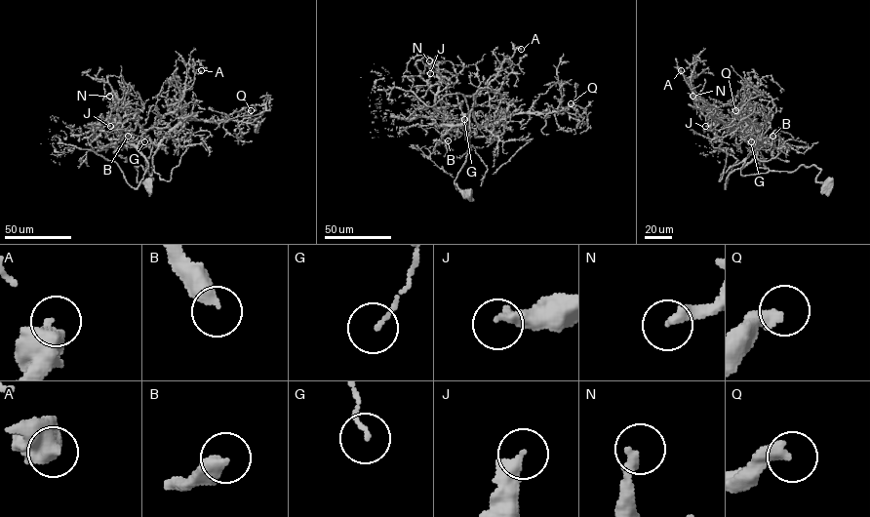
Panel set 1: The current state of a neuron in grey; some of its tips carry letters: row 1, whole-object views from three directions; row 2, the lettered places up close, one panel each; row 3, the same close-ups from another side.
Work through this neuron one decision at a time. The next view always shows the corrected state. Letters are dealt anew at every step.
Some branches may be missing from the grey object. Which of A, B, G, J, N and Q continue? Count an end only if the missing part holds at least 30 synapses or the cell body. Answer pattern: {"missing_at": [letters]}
{"missing_at": ["N", "Q"]}

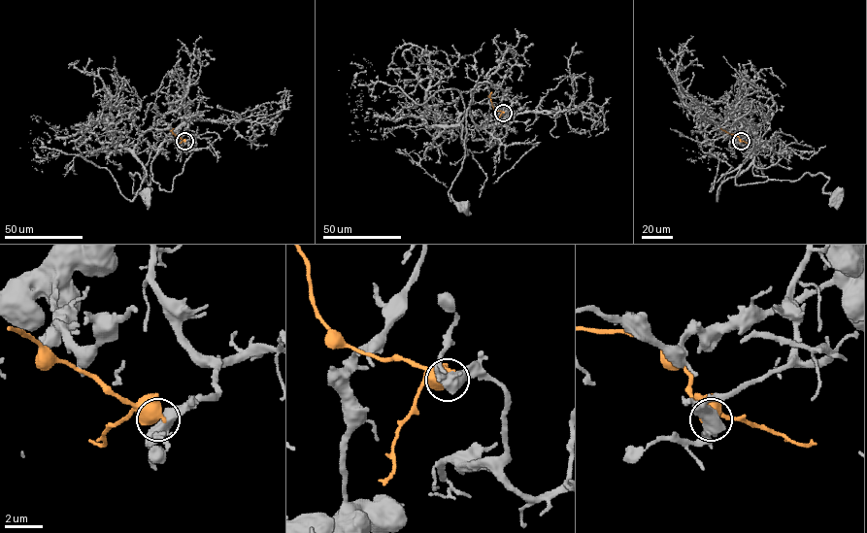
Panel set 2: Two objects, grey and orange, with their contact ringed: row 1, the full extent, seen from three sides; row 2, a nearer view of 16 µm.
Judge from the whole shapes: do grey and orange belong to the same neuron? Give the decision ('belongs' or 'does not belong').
does not belong

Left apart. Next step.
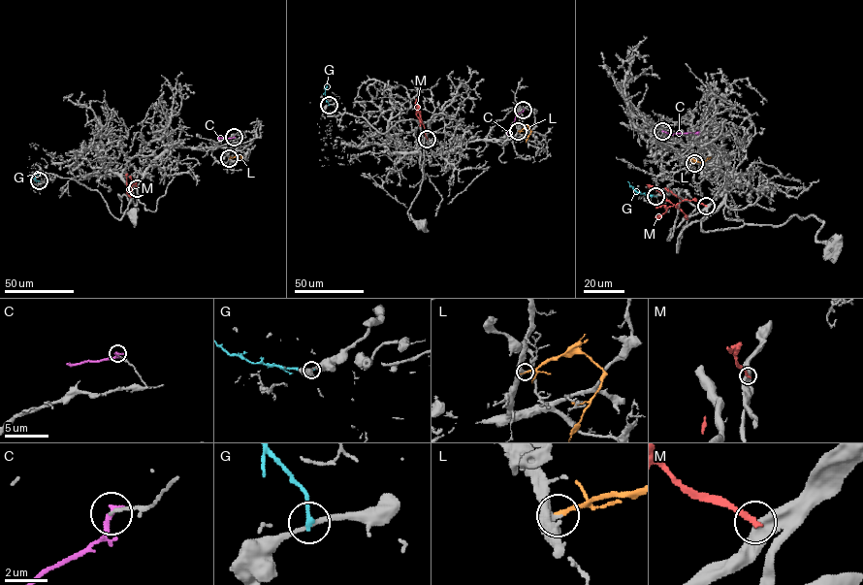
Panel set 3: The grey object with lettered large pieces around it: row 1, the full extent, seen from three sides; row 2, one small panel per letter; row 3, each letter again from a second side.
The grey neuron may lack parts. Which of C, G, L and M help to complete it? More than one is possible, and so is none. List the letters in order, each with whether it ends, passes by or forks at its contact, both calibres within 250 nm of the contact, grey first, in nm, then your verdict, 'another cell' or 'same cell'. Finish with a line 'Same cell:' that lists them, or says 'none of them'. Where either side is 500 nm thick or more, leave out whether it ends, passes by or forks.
C: it ends there; 130 nm thick on the grey side, 240 nm on the other; another cell
G: it ends there; 200 nm thick on the grey side, 220 nm on the other; another cell
L: it ends there; 440 nm thick on the grey side, 240 nm on the other; another cell
M: it ends there; 420 nm thick on the grey side, 240 nm on the other; another cell
Same cell: none of them

